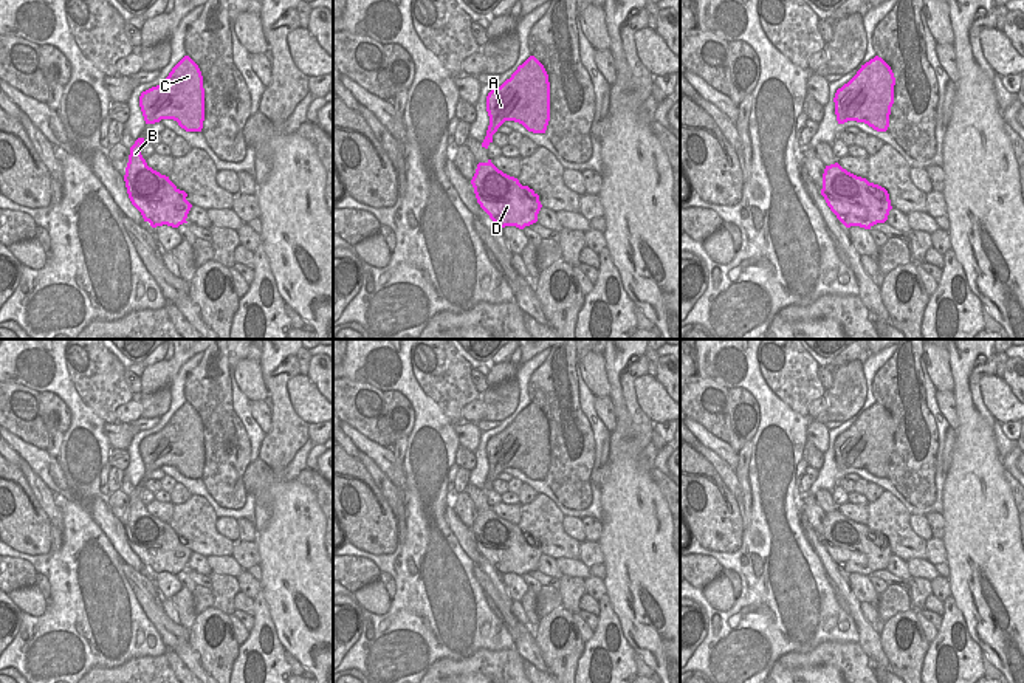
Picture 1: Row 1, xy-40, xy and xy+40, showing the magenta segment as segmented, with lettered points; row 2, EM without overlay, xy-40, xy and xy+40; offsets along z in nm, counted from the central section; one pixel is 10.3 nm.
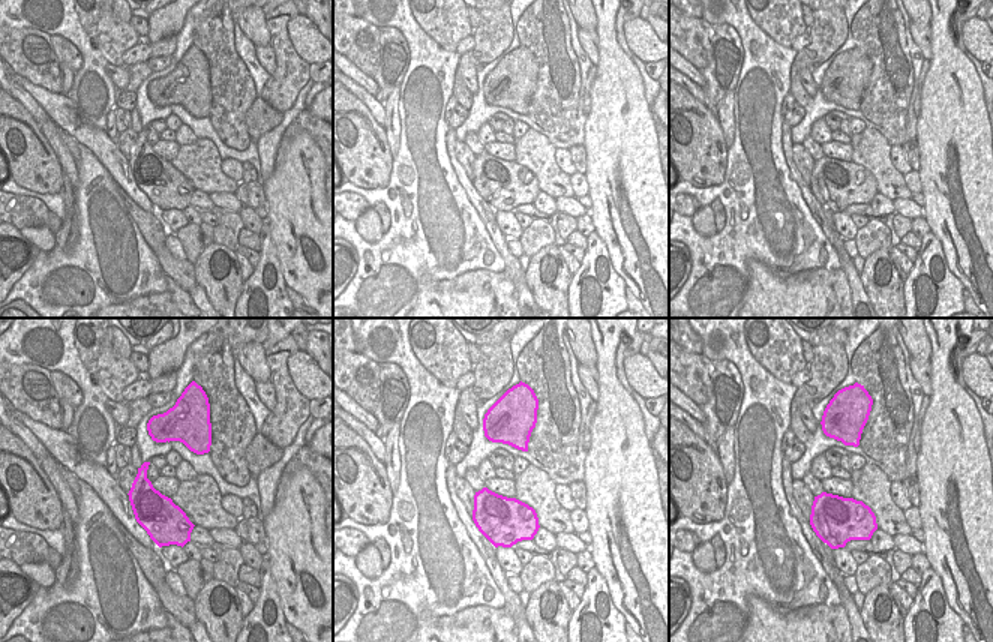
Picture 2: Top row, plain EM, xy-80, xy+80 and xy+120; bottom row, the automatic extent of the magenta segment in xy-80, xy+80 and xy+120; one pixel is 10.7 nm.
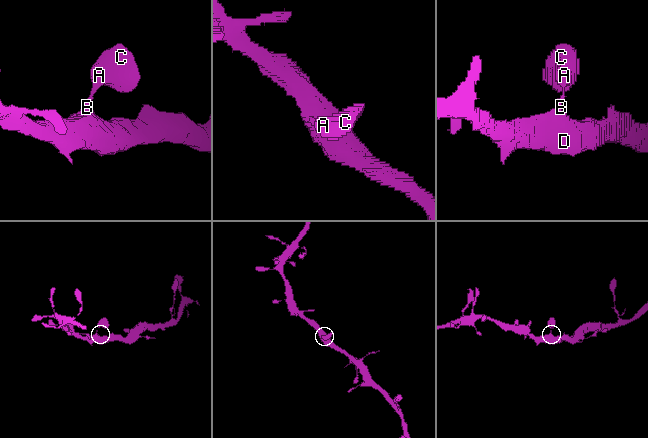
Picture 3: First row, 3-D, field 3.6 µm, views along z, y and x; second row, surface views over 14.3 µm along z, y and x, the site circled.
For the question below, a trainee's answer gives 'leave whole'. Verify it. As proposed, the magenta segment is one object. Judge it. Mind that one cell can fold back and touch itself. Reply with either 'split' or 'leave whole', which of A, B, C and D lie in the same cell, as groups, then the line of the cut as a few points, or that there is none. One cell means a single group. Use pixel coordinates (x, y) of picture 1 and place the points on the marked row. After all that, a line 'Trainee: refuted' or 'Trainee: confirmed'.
leave whole | A B C D | no cut
Trainee: confirmed

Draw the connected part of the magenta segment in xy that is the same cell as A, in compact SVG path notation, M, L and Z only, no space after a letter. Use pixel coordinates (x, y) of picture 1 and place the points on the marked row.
M530 56L500 87L486 96L490 125L482 147L505 121L522 124L528 132L545 133L550 121L550 82L544 65Z

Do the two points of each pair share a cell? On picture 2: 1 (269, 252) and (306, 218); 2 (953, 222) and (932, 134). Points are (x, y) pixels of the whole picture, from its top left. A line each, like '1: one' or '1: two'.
1: two
2: one

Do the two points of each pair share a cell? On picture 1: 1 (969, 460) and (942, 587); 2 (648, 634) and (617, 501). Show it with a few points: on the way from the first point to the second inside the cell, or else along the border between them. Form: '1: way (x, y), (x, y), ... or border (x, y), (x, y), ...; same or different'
1: border (947, 578), (951, 595); different
2: way (639, 601), (637, 533); same

